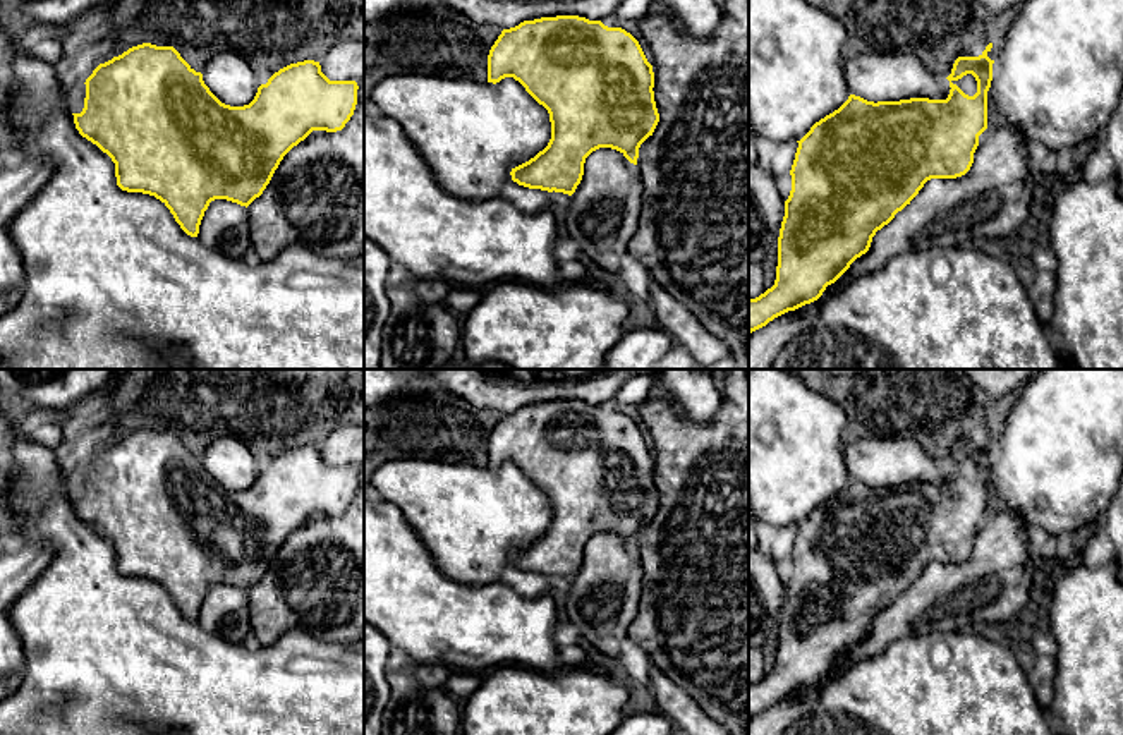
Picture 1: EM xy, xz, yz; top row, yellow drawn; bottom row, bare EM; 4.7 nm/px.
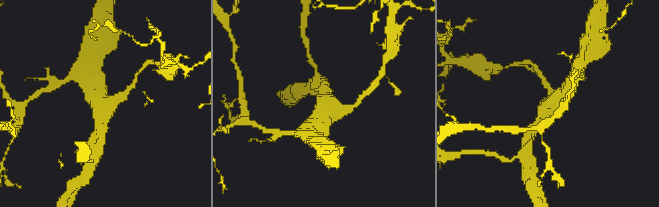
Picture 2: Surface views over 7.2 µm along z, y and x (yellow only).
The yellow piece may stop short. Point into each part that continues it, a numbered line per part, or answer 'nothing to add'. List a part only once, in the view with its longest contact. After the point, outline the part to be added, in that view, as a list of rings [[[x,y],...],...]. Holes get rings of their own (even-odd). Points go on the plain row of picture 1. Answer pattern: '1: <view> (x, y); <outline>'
nothing to add

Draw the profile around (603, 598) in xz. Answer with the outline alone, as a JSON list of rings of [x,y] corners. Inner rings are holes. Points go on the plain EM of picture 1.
[[[599,532],[586,543],[582,565],[567,589],[567,622],[575,623],[594,649],[618,656],[639,613],[640,596],[637,550],[616,534]]]

